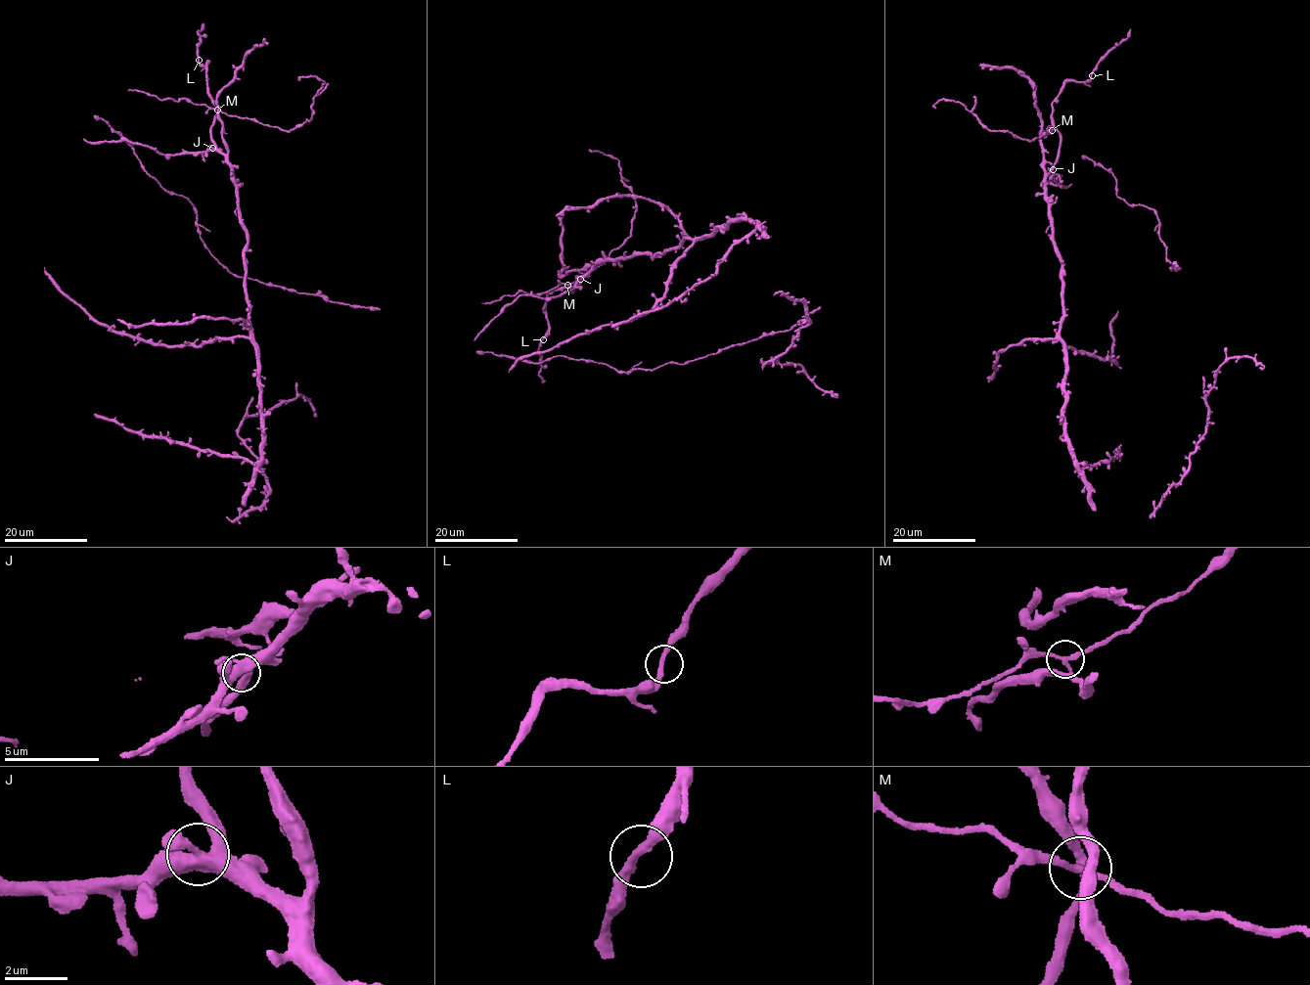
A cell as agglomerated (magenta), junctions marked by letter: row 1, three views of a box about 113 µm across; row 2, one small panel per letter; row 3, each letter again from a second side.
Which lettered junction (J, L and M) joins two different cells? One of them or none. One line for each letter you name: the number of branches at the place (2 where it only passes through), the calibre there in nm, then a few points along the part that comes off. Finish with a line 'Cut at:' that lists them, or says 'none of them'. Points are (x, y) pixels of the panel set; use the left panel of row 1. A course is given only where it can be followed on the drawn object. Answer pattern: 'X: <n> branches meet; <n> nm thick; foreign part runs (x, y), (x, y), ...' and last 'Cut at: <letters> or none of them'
M: 4 branches meet; 180 nm thick
Cut at: M

